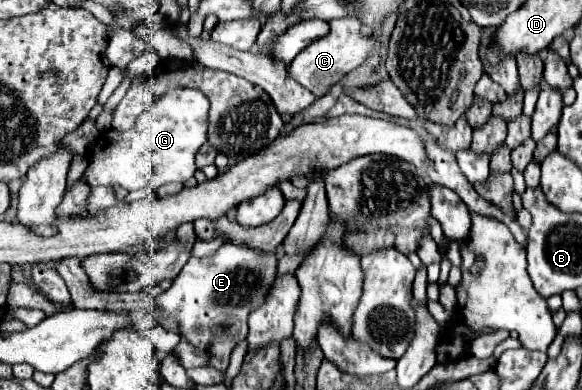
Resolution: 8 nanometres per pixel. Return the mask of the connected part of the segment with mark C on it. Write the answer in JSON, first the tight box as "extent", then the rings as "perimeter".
{"extent":[289,16,373,96],"perimeter":[[[343,16],[339,20],[329,20],[329,32],[327,36],[321,36],[319,40],[313,40],[295,60],[289,64],[289,78],[311,90],[313,94],[325,96],[331,86],[335,86],[345,74],[355,70],[373,48],[373,40],[369,36],[369,30],[361,24],[355,16]]]}

